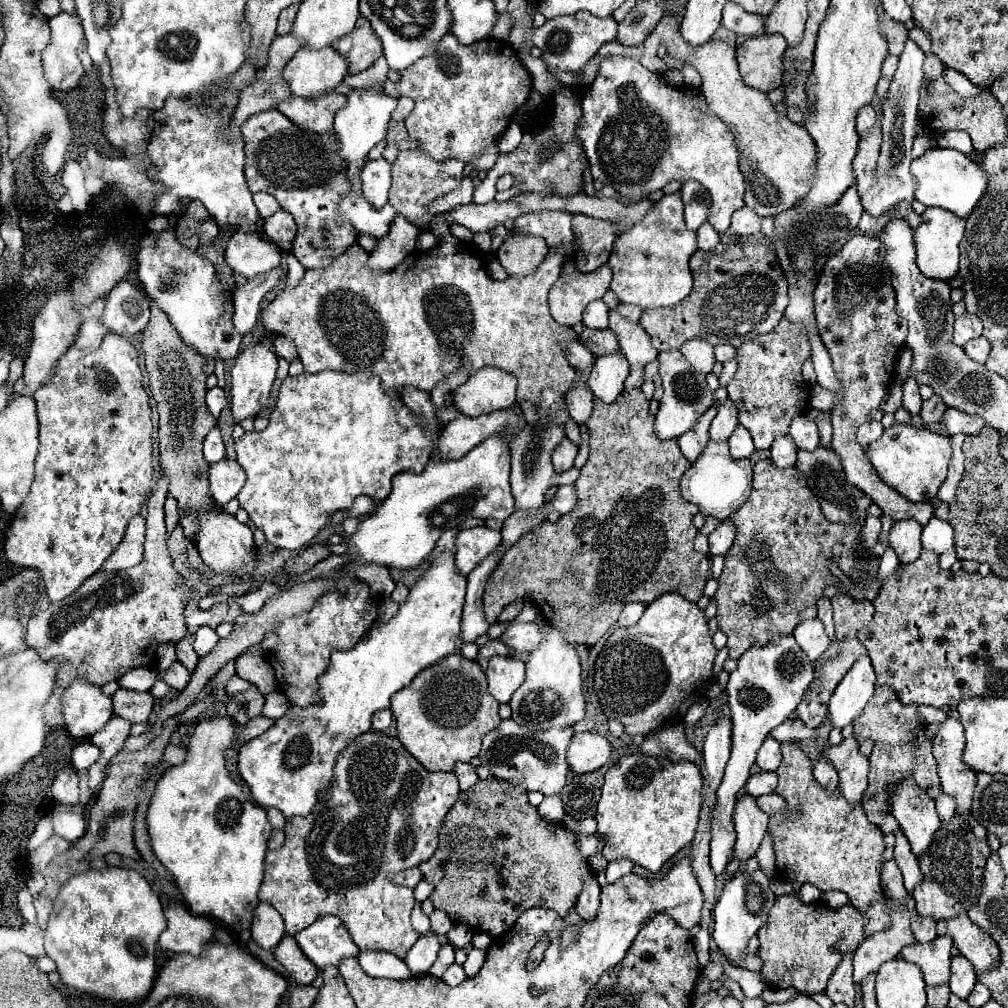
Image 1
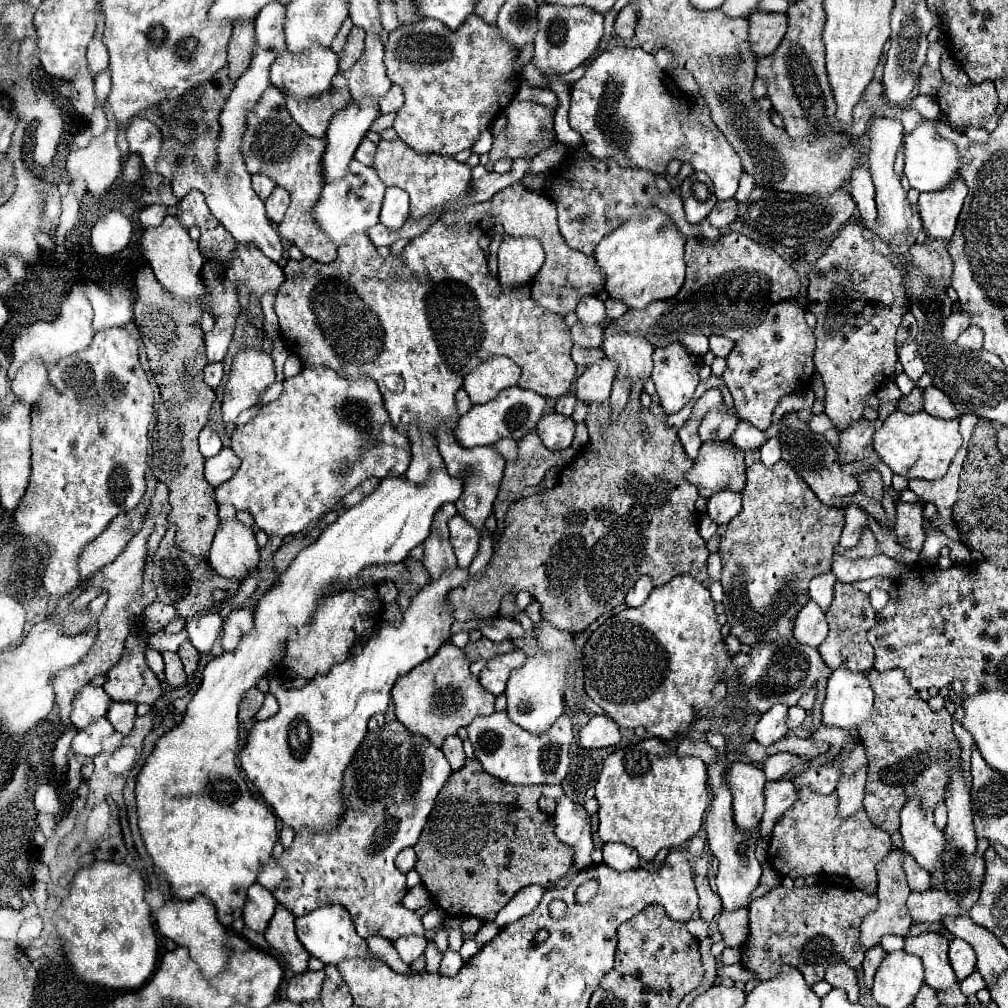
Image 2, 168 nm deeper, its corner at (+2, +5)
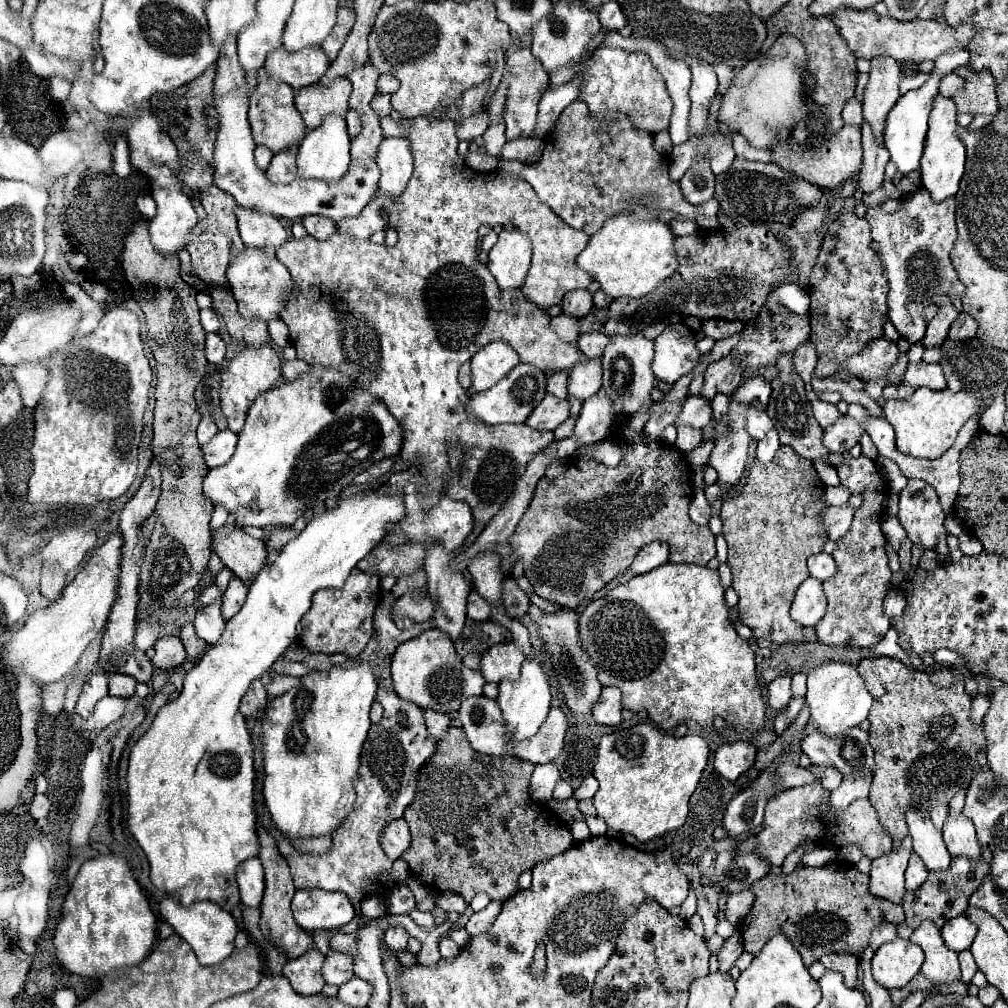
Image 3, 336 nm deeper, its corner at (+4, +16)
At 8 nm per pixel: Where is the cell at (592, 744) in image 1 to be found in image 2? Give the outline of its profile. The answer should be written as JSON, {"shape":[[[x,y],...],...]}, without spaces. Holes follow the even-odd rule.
{"shape":[[[595,715],[579,733],[579,747],[581,749],[603,749],[613,747],[621,741],[621,733],[617,723],[603,715]]]}

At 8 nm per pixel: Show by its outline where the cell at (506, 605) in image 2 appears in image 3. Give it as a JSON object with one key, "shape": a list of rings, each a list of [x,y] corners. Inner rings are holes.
{"shape":[[[507,578],[505,586],[503,586],[503,604],[507,610],[507,616],[511,618],[523,618],[531,606],[529,596],[517,586],[515,578]]]}

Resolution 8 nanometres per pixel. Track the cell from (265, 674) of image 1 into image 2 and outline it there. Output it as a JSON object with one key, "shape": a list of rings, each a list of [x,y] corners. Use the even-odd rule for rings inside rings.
{"shape":[[[239,609],[233,611],[227,619],[225,619],[225,627],[223,627],[223,649],[225,651],[235,651],[241,637],[249,635],[253,631],[253,611],[251,609]]]}

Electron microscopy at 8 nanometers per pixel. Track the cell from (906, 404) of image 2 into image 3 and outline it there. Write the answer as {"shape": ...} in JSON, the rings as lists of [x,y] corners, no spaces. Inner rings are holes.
{"shape":[[[889,384],[889,386],[883,388],[883,396],[885,396],[887,400],[889,400],[889,398],[903,398],[907,392],[911,394],[911,388],[909,388],[909,390],[907,390],[907,388],[909,388],[909,386],[903,386],[903,384],[901,384],[901,386]]]}

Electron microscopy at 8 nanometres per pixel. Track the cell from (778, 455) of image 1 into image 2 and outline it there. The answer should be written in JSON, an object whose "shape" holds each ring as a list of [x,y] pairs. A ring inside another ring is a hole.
{"shape":[[[771,437],[765,441],[765,445],[761,447],[761,461],[765,465],[775,465],[781,459],[781,441],[777,437]]]}

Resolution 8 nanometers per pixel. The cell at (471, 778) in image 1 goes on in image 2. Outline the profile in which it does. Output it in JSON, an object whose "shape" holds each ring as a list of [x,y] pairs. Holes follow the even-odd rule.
{"shape":[[[457,735],[447,737],[443,747],[441,747],[441,751],[445,753],[445,757],[447,757],[447,761],[449,761],[453,771],[459,771],[465,765],[465,761],[467,761],[467,757],[463,753],[463,743],[461,743],[461,739]]]}

